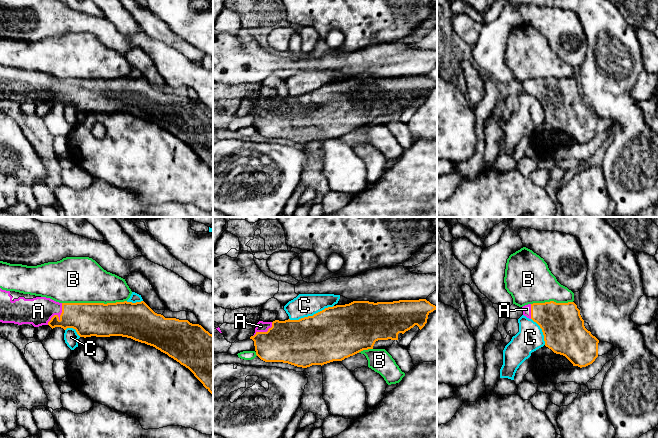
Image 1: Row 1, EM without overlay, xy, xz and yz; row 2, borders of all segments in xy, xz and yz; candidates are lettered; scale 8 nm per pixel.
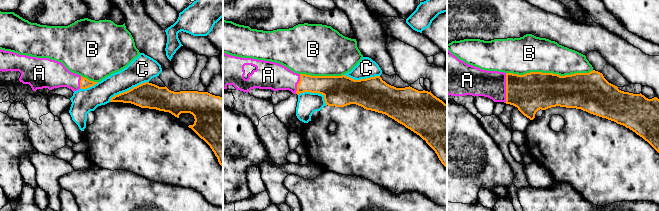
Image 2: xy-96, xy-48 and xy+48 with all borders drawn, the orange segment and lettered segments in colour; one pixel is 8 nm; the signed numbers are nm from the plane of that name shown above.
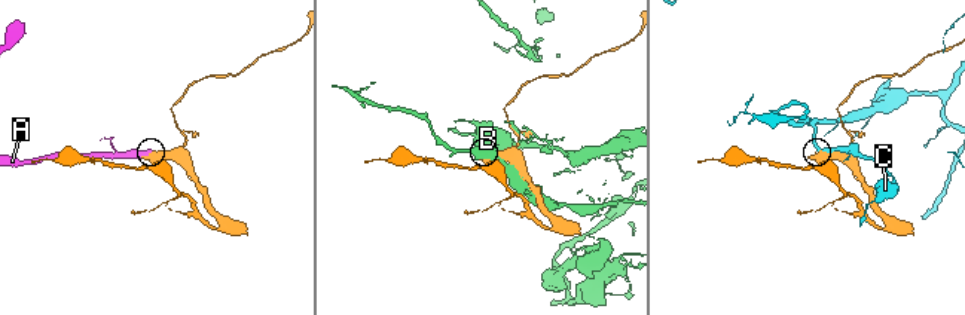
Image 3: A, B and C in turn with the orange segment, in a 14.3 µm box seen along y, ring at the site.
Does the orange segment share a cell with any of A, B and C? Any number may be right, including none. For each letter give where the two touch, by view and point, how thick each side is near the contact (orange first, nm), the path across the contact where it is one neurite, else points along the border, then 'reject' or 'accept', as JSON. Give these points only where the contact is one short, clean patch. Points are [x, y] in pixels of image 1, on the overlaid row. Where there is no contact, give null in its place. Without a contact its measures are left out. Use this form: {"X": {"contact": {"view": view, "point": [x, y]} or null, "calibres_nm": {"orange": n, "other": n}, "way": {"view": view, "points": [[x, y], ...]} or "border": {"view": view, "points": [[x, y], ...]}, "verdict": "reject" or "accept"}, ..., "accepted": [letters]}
{"A": {"contact": {"view": "xy", "point": [57, 315]}, "calibres_nm": {"orange": 260, "other": 220}, "verdict": "accept"}, "B": {"contact": {"view": "xy", "point": [94, 303]}, "calibres_nm": {"orange": 280, "other": 360}, "verdict": "reject"}, "C": {"contact": {"view": "xz", "point": [311, 316]}, "calibres_nm": {"orange": 420, "other": 190}, "verdict": "reject"}, "accepted": ["A"]}

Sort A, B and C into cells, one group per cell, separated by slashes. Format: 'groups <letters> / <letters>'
groups A / B / C

